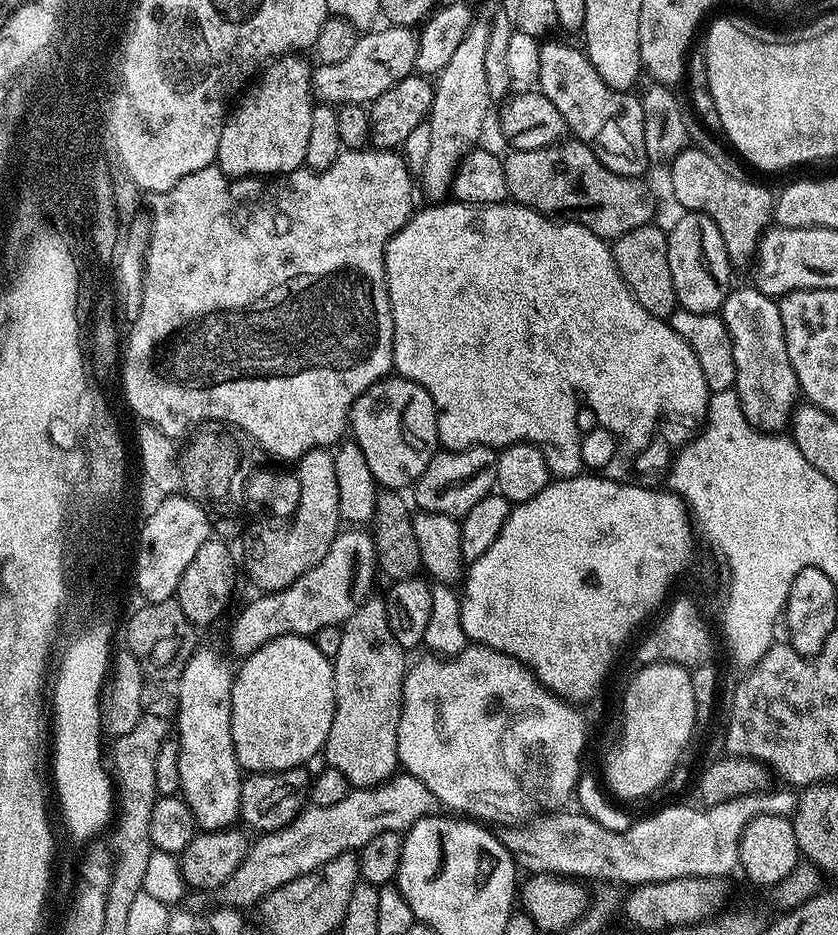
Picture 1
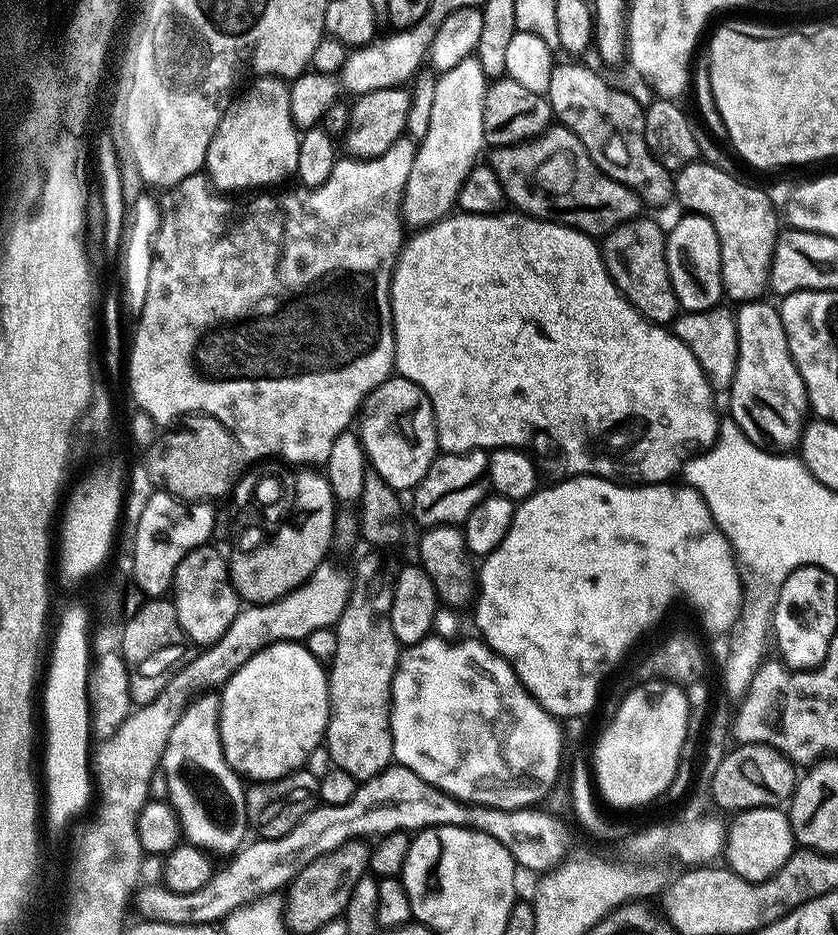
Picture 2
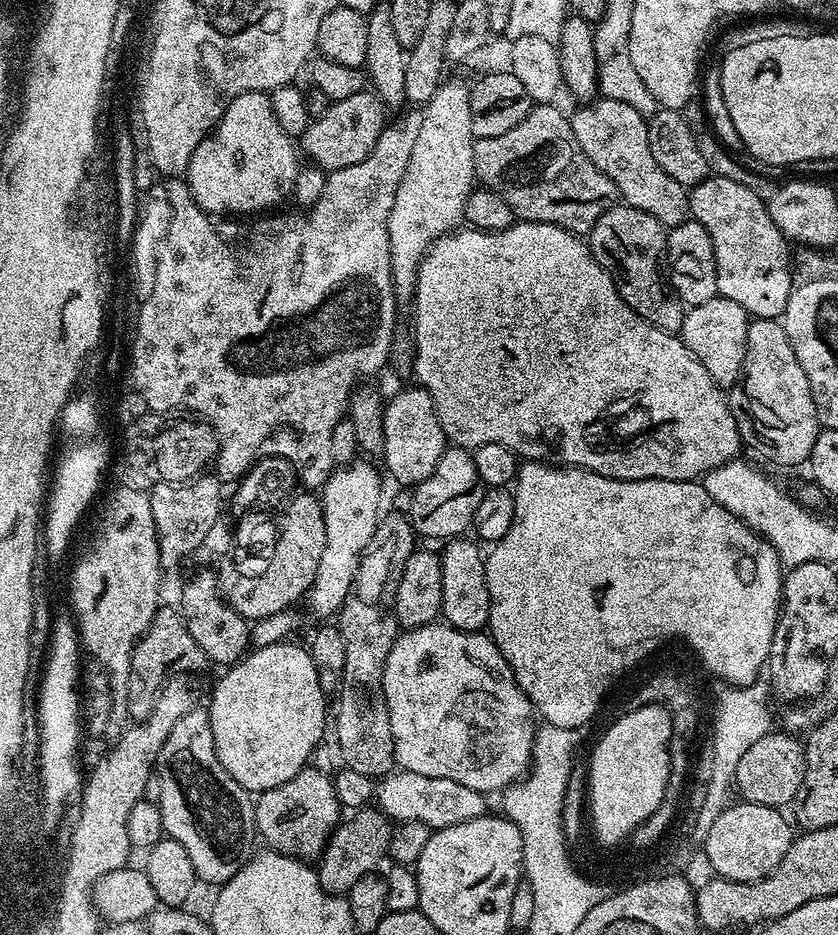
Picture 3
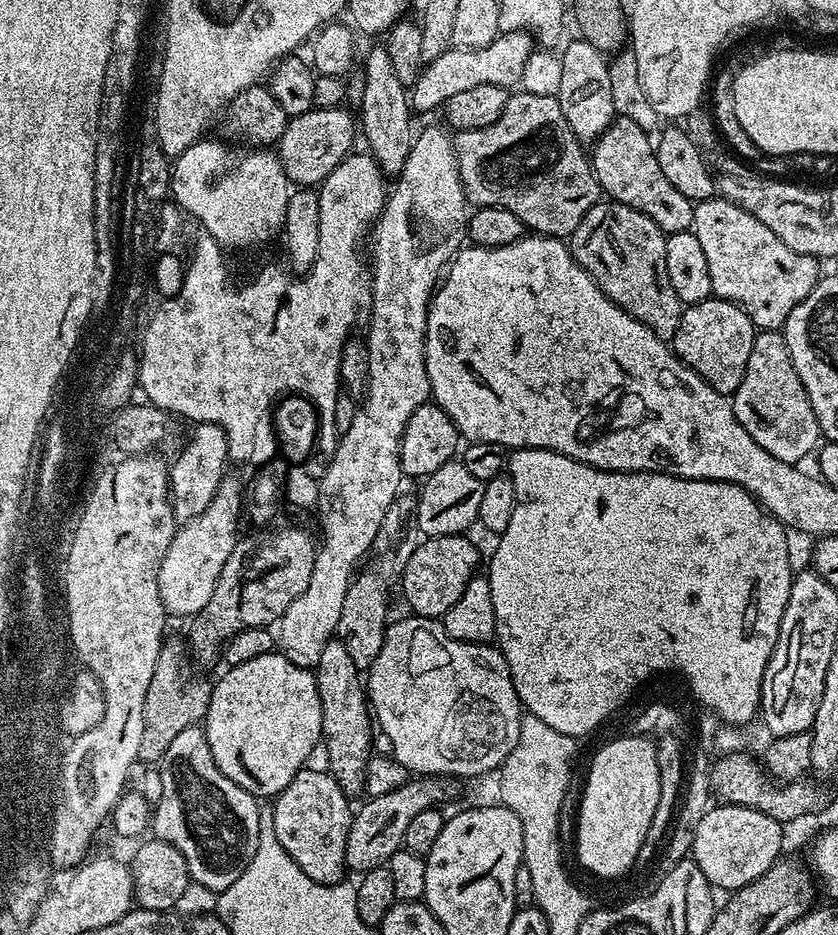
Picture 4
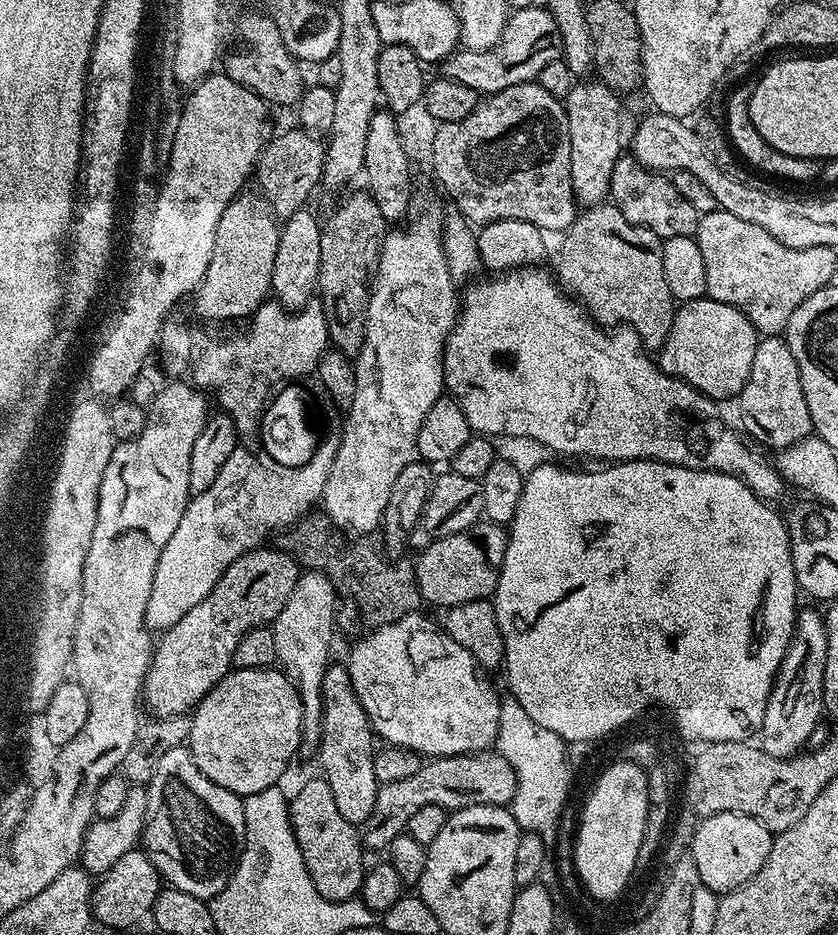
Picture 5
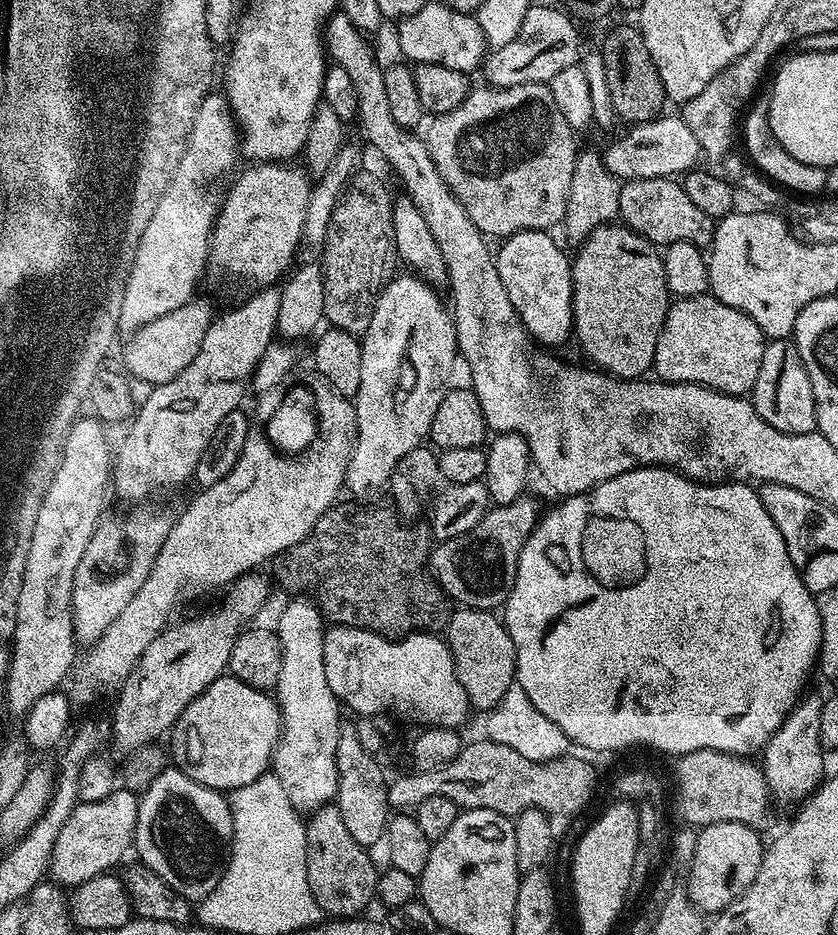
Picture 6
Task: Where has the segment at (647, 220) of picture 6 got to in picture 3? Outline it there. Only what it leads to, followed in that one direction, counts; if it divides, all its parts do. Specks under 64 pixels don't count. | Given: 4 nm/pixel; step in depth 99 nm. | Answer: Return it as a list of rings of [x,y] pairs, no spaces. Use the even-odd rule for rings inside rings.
[[[603,98],[593,99],[579,105],[576,113],[571,113],[574,138],[578,138],[578,146],[614,182],[619,199],[632,208],[650,214],[650,218],[658,218],[665,229],[673,228],[689,219],[689,189],[682,187],[662,166],[658,166],[654,154],[650,154],[650,138],[648,137],[648,121],[638,114],[633,107],[624,102]]]

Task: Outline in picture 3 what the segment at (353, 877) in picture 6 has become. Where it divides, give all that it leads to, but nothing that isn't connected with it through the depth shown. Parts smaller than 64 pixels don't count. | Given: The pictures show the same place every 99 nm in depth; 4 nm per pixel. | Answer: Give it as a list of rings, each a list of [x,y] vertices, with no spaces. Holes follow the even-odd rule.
[[[305,766],[301,772],[294,774],[294,778],[290,778],[290,782],[259,793],[255,801],[259,839],[265,840],[269,849],[283,852],[285,856],[319,857],[342,820],[342,805],[336,797],[333,777],[312,767]]]

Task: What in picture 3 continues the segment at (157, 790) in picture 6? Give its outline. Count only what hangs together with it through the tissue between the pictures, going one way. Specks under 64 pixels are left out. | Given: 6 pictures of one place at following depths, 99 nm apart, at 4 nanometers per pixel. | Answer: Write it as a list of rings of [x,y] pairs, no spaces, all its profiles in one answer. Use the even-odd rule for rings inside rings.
[[[207,707],[191,708],[183,718],[174,722],[174,730],[166,738],[162,746],[158,763],[154,769],[162,778],[162,798],[158,801],[161,812],[163,831],[167,839],[182,842],[186,854],[190,854],[190,862],[194,866],[197,877],[208,884],[222,886],[253,855],[252,843],[257,843],[256,805],[253,797],[218,762],[218,754],[214,750],[214,730],[210,726]]]

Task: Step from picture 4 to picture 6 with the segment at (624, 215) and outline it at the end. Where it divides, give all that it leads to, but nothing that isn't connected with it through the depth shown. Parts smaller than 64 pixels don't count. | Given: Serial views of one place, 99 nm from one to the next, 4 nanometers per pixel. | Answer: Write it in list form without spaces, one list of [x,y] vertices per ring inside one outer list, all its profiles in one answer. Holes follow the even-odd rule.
[[[613,222],[596,228],[587,240],[571,257],[572,265],[572,326],[574,340],[593,360],[601,373],[612,378],[634,380],[645,375],[652,368],[652,359],[666,322],[670,307],[670,293],[666,286],[666,270],[663,255],[657,245],[651,244],[646,237],[640,236],[627,226]]]

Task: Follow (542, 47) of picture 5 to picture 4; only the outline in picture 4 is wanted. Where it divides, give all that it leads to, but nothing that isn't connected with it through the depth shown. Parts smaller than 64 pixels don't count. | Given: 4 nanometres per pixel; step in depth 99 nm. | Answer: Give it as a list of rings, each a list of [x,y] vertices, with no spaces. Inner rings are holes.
[[[529,31],[505,32],[481,48],[447,48],[438,58],[427,61],[420,76],[410,85],[410,107],[413,113],[439,109],[454,94],[473,86],[502,86],[511,89],[519,85],[522,67],[534,50],[534,36]]]

